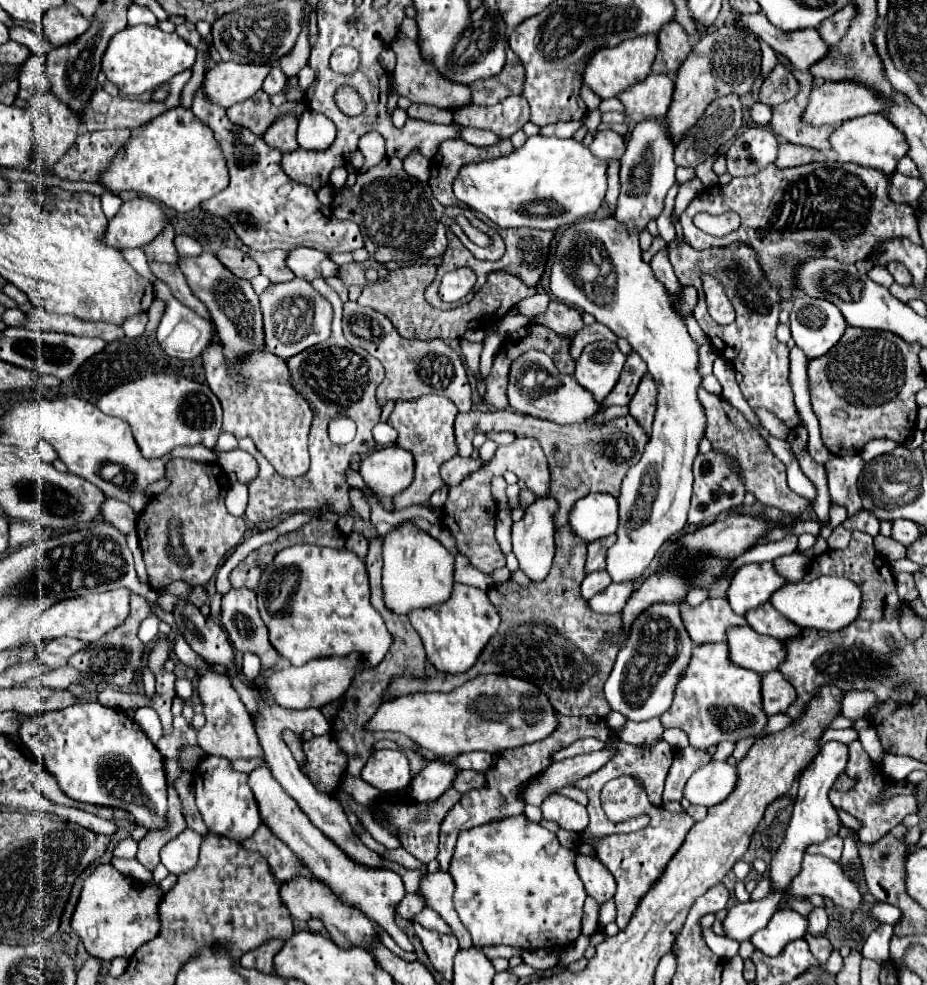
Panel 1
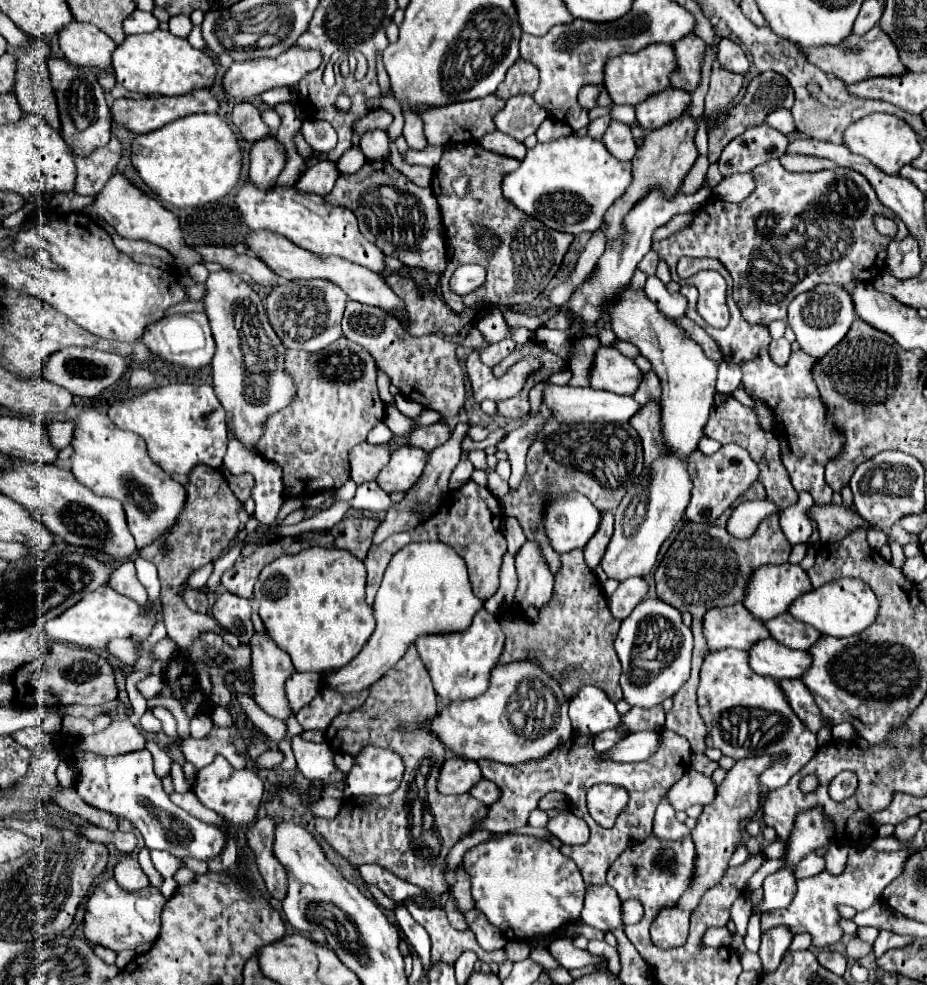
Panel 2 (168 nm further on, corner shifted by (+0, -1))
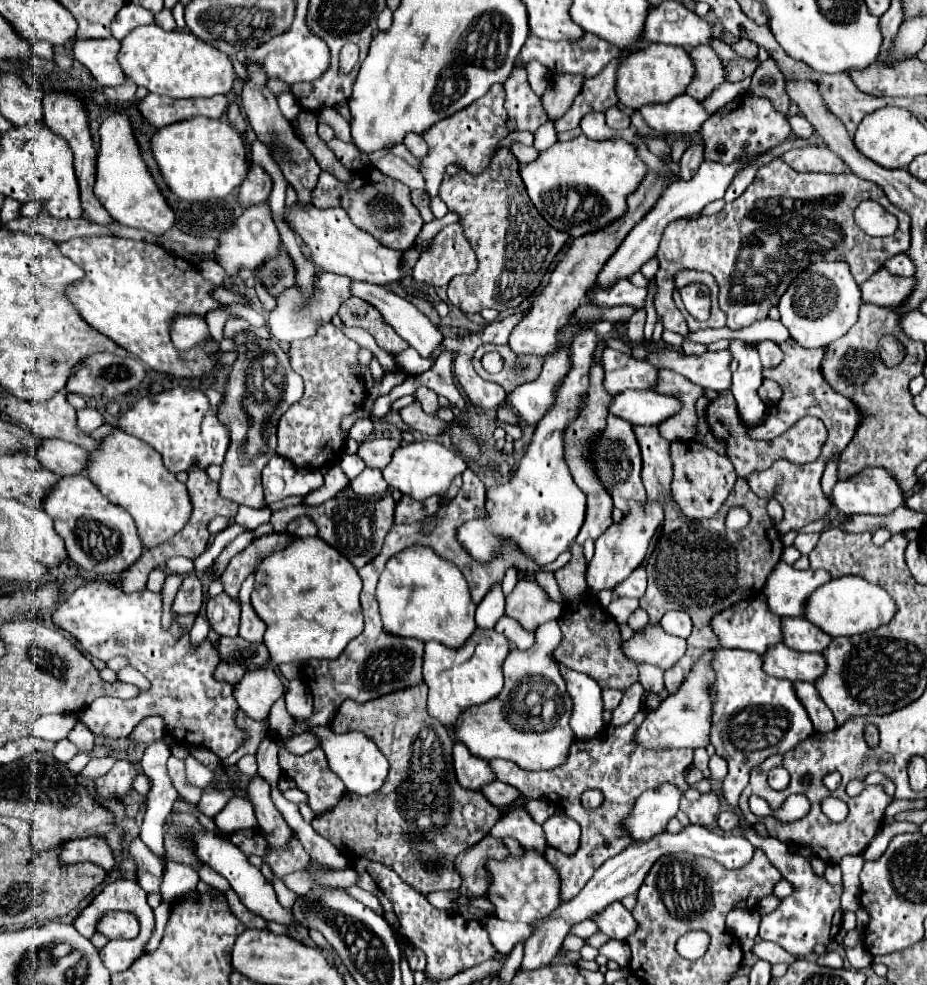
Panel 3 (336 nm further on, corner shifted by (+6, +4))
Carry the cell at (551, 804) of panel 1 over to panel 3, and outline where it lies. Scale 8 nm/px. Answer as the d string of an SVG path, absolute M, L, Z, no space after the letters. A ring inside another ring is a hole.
M552 815L544 825L548 845L570 855L580 845L580 825L568 815Z

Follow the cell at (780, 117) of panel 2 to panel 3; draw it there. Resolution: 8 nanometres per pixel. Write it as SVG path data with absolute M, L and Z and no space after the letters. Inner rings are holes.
M788 115L786 119L788 119L794 135L798 135L798 137L802 137L802 139L810 139L810 137L812 137L814 129L812 129L812 125L810 125L802 115Z

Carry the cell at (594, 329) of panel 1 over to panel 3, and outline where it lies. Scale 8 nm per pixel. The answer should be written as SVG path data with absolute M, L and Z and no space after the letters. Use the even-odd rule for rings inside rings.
M644 308L636 310L627 322L627 336L630 342L633 343L632 357L636 357L636 359L646 359L646 349L642 347L645 322L646 311Z

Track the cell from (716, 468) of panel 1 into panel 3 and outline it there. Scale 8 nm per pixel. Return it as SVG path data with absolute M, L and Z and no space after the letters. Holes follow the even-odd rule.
M674 441L670 445L670 455L674 463L672 497L680 511L690 519L706 519L718 513L728 493L736 483L736 471L728 455L720 455L714 449L700 445L698 441Z

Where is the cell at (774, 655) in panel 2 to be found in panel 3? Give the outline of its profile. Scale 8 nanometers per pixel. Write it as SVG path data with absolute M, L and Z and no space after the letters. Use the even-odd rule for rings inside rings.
M778 643L762 655L762 669L778 679L816 681L824 673L824 657L818 653L798 653L784 643Z

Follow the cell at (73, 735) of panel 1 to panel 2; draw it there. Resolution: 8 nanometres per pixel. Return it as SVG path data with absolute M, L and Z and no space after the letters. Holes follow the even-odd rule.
M146 748L122 756L94 756L88 752L74 752L72 758L80 772L76 792L82 796L82 800L116 818L128 818L140 830L148 848L168 850L178 858L196 858L208 862L210 858L216 858L226 846L226 836L220 828L190 816L186 810L170 802L162 782L154 776L152 754Z

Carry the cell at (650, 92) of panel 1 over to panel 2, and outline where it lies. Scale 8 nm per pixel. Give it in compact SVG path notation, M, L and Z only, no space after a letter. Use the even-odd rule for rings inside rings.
M670 88L670 92L662 92L660 96L650 96L650 100L638 104L636 120L646 132L650 132L674 122L676 118L686 114L688 108L690 108L690 94L684 90Z

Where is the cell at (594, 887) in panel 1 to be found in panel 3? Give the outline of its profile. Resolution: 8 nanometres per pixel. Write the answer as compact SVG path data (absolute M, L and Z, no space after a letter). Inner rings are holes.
M610 903L610 907L606 907L606 911L602 911L602 915L594 915L594 919L590 919L590 921L594 921L598 925L598 929L602 933L606 933L610 939L624 941L636 929L636 921L634 921L632 913L622 903Z

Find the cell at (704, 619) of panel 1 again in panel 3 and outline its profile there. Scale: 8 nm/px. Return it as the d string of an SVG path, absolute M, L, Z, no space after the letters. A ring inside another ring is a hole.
M756 595L752 599L744 599L742 603L736 603L734 607L728 607L726 611L720 611L714 615L712 631L718 635L720 647L730 647L730 649L746 649L762 655L770 645L776 645L782 641L782 631L780 631L780 619L770 613L764 595Z

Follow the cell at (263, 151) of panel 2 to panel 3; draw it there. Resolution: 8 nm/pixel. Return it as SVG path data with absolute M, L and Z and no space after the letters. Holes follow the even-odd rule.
M252 163L246 179L240 185L240 203L244 207L262 203L270 197L270 191L272 191L272 177L260 165Z

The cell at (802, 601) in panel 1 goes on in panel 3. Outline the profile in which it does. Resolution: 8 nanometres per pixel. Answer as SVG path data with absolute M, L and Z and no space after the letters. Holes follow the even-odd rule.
M844 575L840 579L832 579L830 583L824 583L822 587L818 587L818 591L814 591L810 603L806 603L804 617L816 627L822 627L822 631L826 631L832 637L840 637L840 635L852 637L888 623L894 617L894 613L896 613L896 605L882 587L876 587L864 581L862 577Z

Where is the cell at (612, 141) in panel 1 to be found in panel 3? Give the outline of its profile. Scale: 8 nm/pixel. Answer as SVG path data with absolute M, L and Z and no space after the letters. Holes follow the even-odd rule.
M610 107L606 111L606 125L610 129L628 129L630 127L630 117L624 115L622 111L618 111L616 107Z

